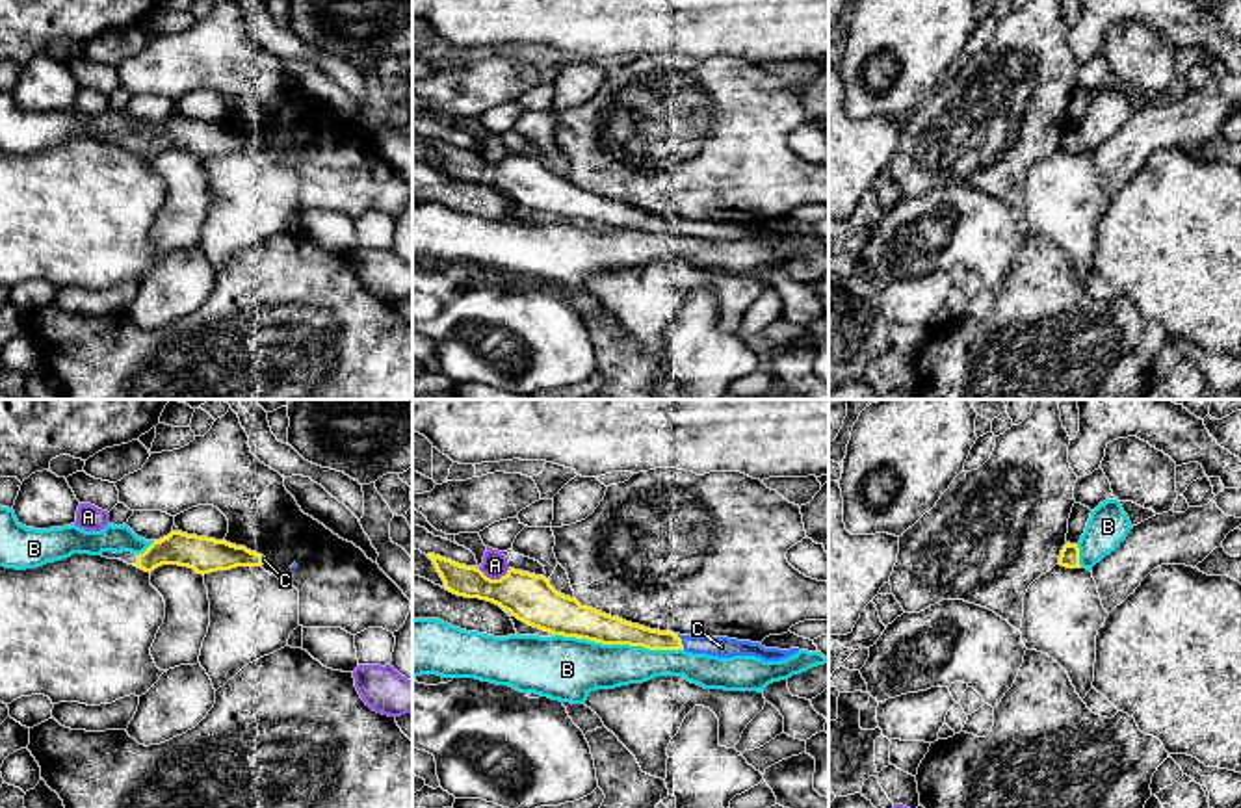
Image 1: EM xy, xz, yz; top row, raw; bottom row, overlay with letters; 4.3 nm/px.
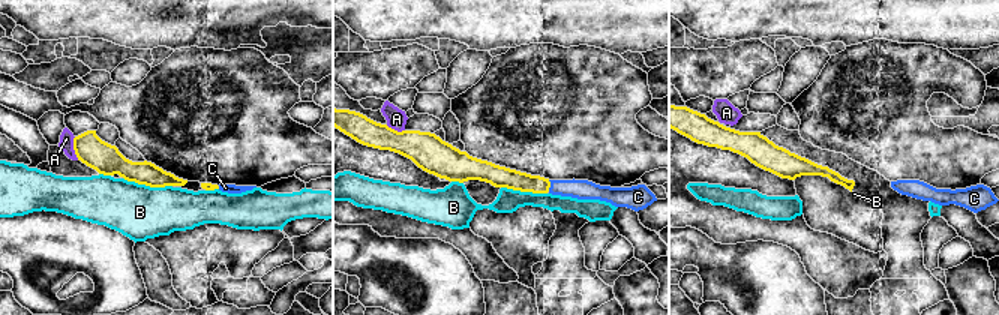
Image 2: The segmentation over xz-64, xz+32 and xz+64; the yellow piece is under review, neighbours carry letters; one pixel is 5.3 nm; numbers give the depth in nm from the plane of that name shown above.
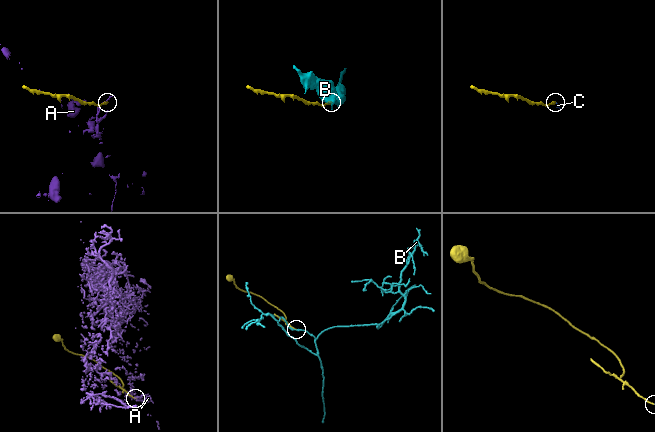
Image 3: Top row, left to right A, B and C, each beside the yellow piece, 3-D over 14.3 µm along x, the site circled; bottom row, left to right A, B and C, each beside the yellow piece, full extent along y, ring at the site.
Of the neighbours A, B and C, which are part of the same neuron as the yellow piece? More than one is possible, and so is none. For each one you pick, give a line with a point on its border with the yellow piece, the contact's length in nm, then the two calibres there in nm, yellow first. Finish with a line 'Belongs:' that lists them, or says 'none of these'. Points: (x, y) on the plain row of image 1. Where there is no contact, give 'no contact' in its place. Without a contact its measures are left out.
C: contact xz (680, 225); length 80 nm; calibres 100 and 90 nm
Belongs: C

